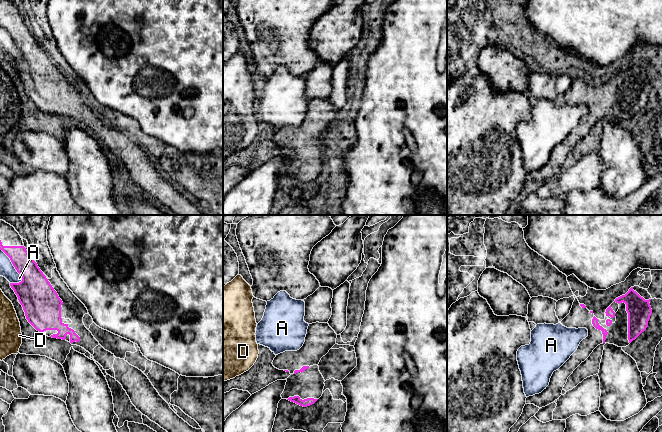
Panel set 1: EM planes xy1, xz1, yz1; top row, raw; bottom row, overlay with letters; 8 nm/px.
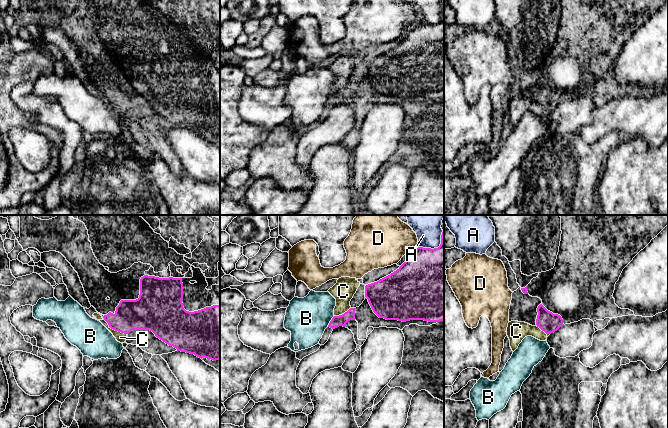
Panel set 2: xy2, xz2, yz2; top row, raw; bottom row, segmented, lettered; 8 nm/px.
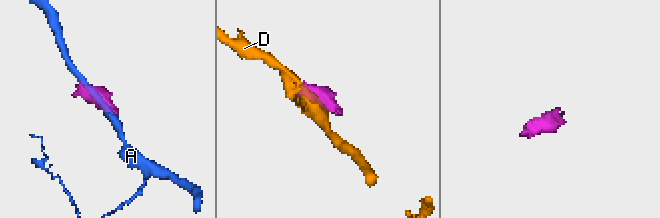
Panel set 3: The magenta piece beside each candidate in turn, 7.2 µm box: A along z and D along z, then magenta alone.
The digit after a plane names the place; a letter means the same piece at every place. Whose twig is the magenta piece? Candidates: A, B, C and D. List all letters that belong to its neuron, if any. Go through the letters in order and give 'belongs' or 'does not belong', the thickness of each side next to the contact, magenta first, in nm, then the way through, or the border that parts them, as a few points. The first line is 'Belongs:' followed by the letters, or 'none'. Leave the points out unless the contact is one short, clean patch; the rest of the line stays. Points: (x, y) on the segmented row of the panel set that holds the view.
Belongs: none
A: does not belong | 240/120 nm
B: does not belong | 90/340 nm | along xz2 (334, 316), (327, 326)
C: does not belong | 260/80 nm | along xy2 (109, 326), (126, 334)
D: does not belong | 440/360 nm

